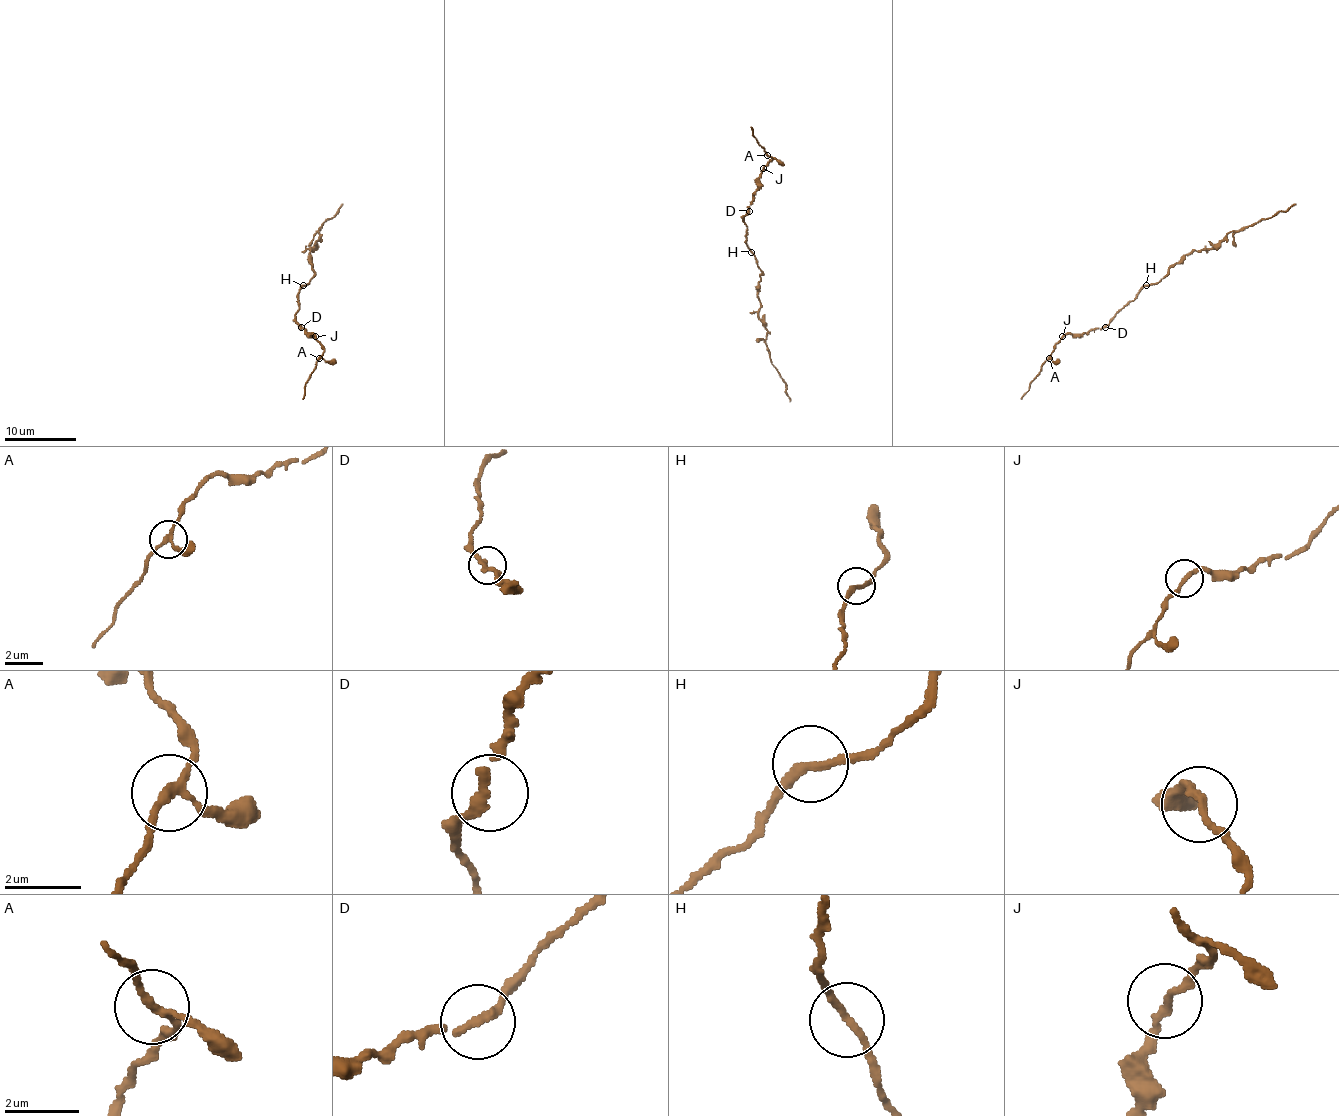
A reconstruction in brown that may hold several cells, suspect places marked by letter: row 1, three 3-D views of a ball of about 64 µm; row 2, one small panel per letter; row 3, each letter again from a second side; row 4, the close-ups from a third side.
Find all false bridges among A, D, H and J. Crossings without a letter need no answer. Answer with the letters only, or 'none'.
H

